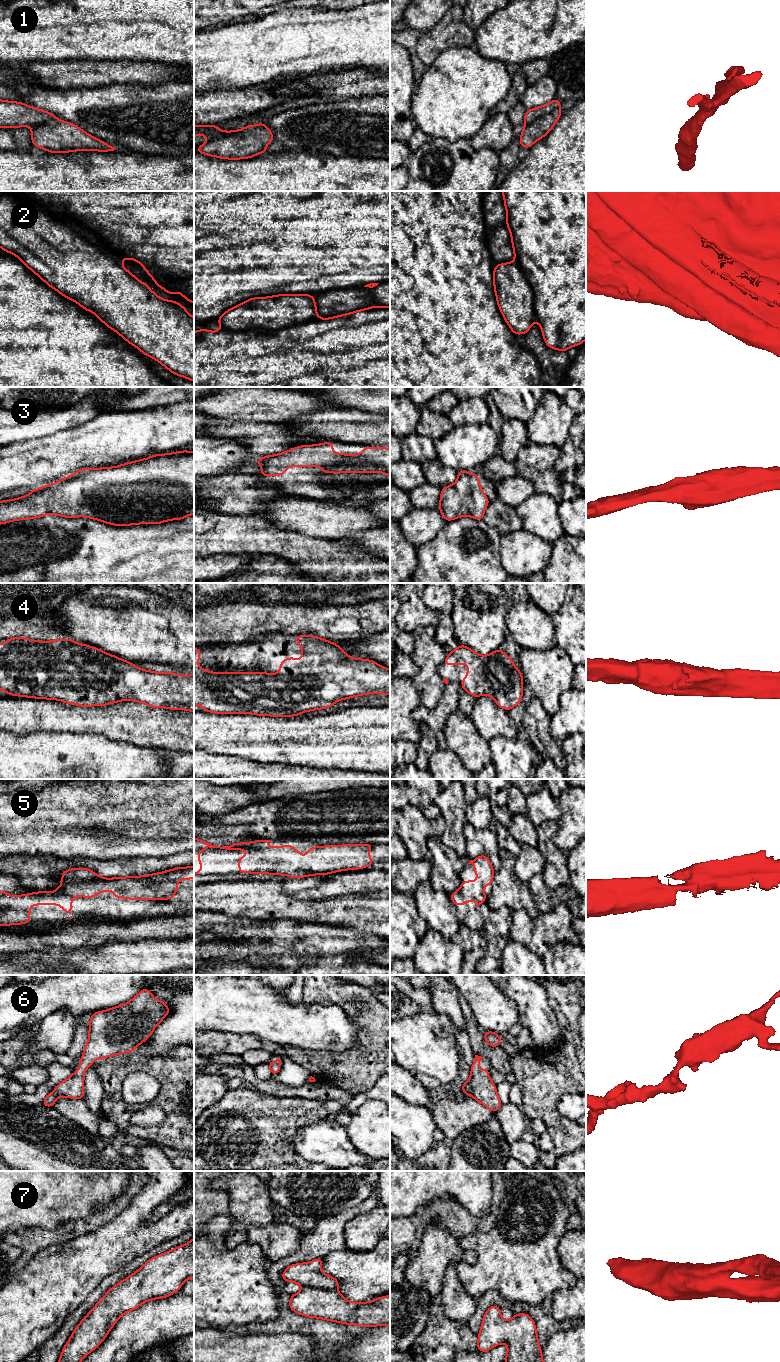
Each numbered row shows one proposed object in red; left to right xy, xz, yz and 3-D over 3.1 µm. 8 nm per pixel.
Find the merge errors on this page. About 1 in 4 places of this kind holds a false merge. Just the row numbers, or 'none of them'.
1, 2

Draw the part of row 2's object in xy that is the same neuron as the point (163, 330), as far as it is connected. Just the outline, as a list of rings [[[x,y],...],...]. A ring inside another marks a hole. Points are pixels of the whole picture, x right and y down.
[[[0,191],[0,247],[18,257],[31,271],[58,293],[94,313],[108,328],[175,375],[194,382],[194,317],[186,308],[157,296],[112,256],[103,253],[78,235],[66,222],[52,218],[36,204],[15,194]]]

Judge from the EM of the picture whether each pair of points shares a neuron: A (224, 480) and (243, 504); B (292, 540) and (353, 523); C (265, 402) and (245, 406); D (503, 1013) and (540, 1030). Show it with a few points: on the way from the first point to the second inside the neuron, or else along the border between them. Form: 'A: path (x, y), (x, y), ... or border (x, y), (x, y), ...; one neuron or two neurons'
A: path (230, 486), (231, 492), (237, 498); one neuron
B: border (285, 530), (331, 540); two neurons
C: path (260, 404), (250, 404); one neuron
D: border (509, 998), (516, 1007), (517, 1020), (519, 1022); two neurons

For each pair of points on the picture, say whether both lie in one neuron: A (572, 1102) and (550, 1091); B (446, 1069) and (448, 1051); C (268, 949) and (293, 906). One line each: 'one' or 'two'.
A: two
B: one
C: two

